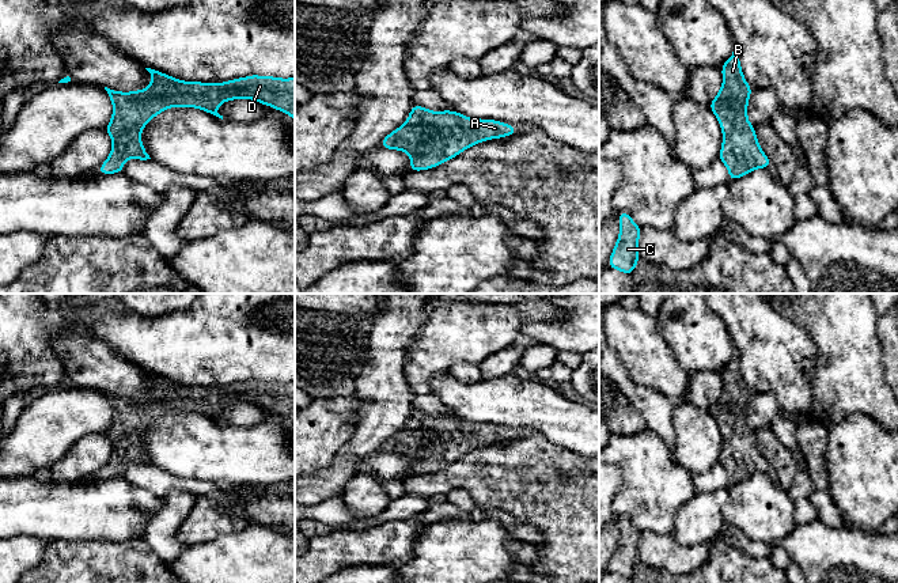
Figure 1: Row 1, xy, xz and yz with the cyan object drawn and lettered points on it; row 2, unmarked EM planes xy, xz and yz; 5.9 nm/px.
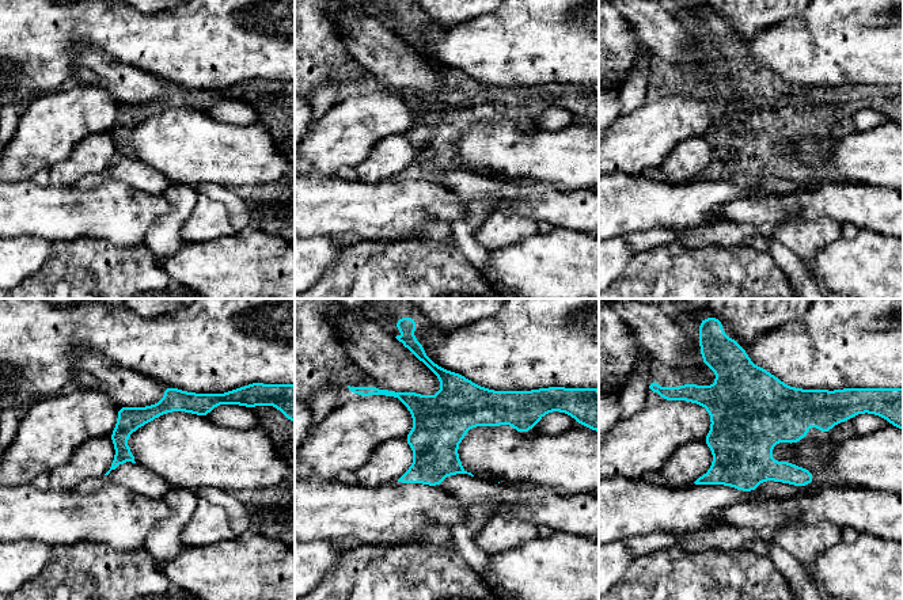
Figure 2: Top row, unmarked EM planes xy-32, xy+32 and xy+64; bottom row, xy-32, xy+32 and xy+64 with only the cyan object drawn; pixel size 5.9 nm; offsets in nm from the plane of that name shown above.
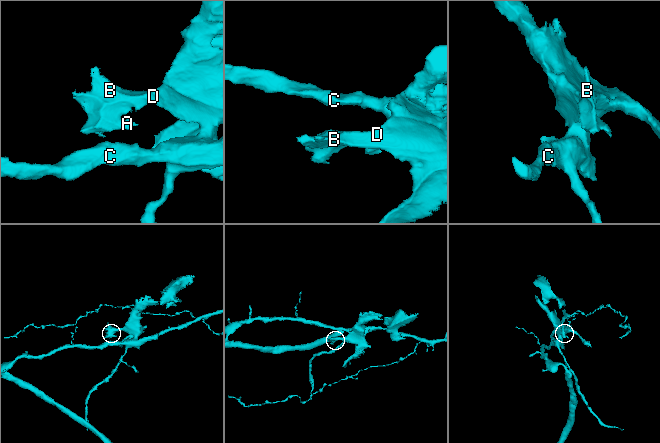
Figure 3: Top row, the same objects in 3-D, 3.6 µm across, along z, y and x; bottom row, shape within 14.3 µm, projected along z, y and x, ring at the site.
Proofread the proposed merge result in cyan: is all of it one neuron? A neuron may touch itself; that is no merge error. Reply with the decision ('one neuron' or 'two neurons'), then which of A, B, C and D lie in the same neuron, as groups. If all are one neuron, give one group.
one neuron | A B C D

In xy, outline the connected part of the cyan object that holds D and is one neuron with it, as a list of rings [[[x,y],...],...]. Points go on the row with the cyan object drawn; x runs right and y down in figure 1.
[[[145,69],[152,75],[147,90],[120,92],[105,87],[114,106],[113,117],[105,128],[113,148],[96,169],[99,174],[122,173],[128,158],[151,159],[141,144],[140,132],[167,107],[197,107],[223,120],[216,111],[220,103],[246,98],[272,106],[295,120],[295,77],[251,75],[226,83],[200,83]]]

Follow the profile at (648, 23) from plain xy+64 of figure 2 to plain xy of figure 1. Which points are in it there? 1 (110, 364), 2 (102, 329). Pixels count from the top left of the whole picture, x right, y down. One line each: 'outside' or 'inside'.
1: inside
2: outside

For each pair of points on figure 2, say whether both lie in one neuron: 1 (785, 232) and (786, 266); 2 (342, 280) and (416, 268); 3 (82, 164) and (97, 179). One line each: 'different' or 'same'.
1: different
2: same
3: different

